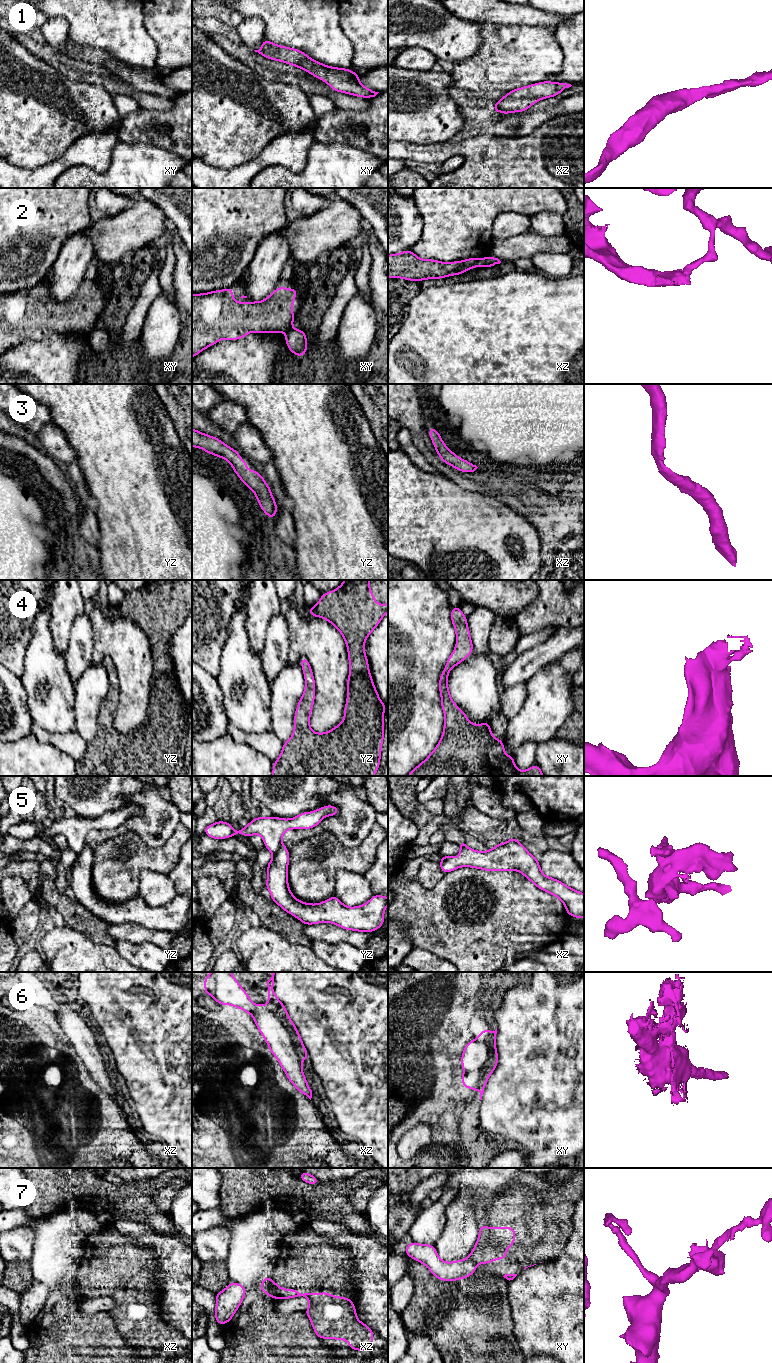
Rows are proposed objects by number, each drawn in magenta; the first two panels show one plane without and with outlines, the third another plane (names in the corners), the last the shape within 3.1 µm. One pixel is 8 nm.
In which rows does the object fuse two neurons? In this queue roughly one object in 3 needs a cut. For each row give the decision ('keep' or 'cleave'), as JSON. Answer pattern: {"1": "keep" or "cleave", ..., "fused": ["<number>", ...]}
{"1": "keep", "2": "cleave", "3": "keep", "4": "keep", "5": "cleave", "6": "keep", "7": "cleave", "fused": ["2", "5", "7"]}

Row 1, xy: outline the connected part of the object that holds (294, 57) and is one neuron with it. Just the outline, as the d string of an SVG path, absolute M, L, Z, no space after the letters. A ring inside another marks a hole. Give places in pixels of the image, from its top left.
M263 38L263 44L259 50L254 50L265 58L281 61L292 66L301 68L309 74L326 82L334 91L353 96L372 98L379 92L366 88L359 83L359 76L349 68L342 69L326 66L311 59L308 55L298 49L276 45Z

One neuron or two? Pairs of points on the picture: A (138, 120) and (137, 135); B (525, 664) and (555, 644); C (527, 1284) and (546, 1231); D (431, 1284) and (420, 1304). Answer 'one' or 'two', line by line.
A: one
B: one
C: two
D: one

